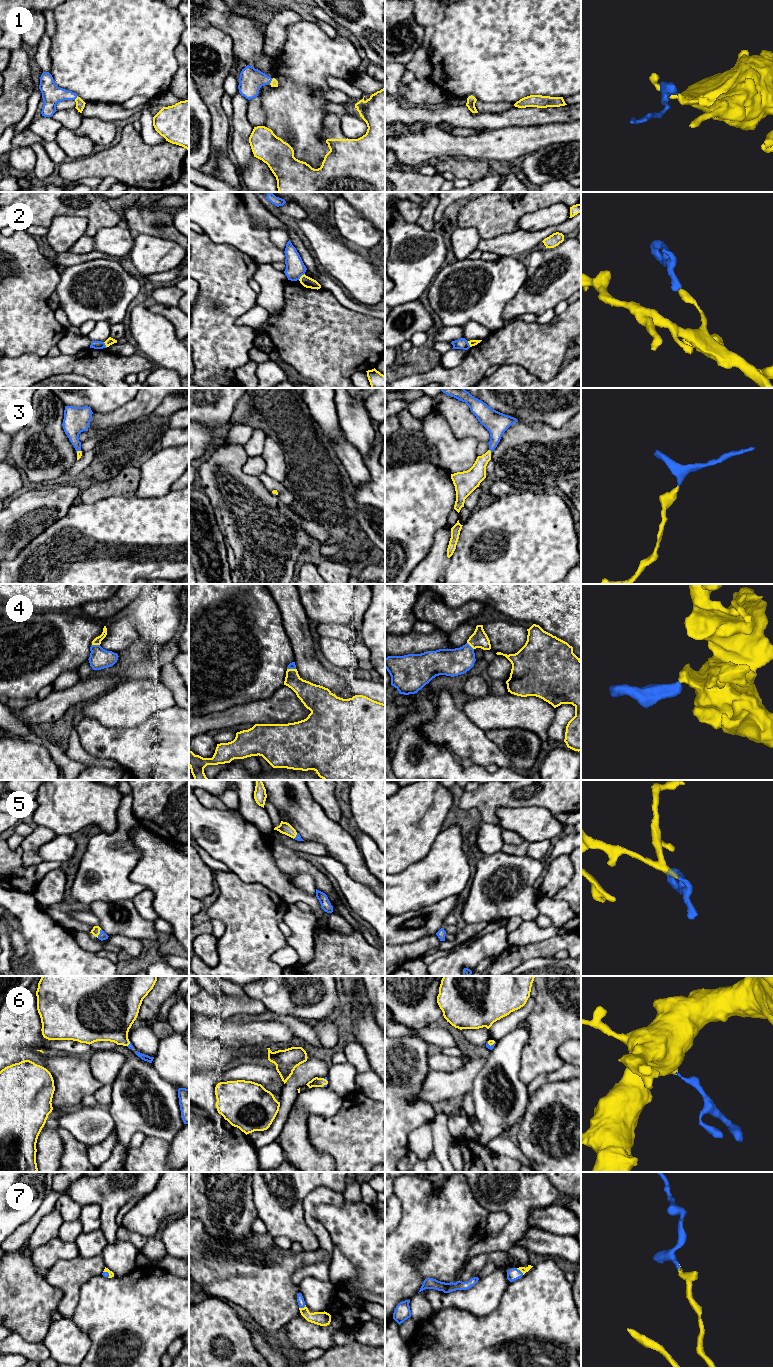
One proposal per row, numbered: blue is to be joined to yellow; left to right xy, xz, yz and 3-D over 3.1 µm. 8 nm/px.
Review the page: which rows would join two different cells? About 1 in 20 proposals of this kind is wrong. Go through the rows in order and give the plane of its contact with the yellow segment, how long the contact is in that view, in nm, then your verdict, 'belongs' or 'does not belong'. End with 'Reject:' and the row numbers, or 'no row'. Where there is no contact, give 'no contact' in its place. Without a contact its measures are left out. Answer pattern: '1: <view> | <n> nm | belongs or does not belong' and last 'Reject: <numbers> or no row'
1: xy | 40 nm | belongs
2: xz | 80 nm | does not belong
3: xy | 30 nm | belongs
4: xy | 60 nm | belongs
5: xy | 80 nm | belongs
6: yz | 70 nm | belongs
7: yz | 80 nm | belongs
Reject: 2

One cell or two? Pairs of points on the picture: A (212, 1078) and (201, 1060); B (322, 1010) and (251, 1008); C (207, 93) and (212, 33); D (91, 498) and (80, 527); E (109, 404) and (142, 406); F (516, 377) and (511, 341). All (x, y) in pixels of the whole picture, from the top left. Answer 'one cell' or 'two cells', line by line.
A: two cells
B: two cells
C: one cell
D: two cells
E: two cells
F: two cells

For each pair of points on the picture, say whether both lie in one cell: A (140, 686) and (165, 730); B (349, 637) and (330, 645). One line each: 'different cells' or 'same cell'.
A: different cells
B: different cells

